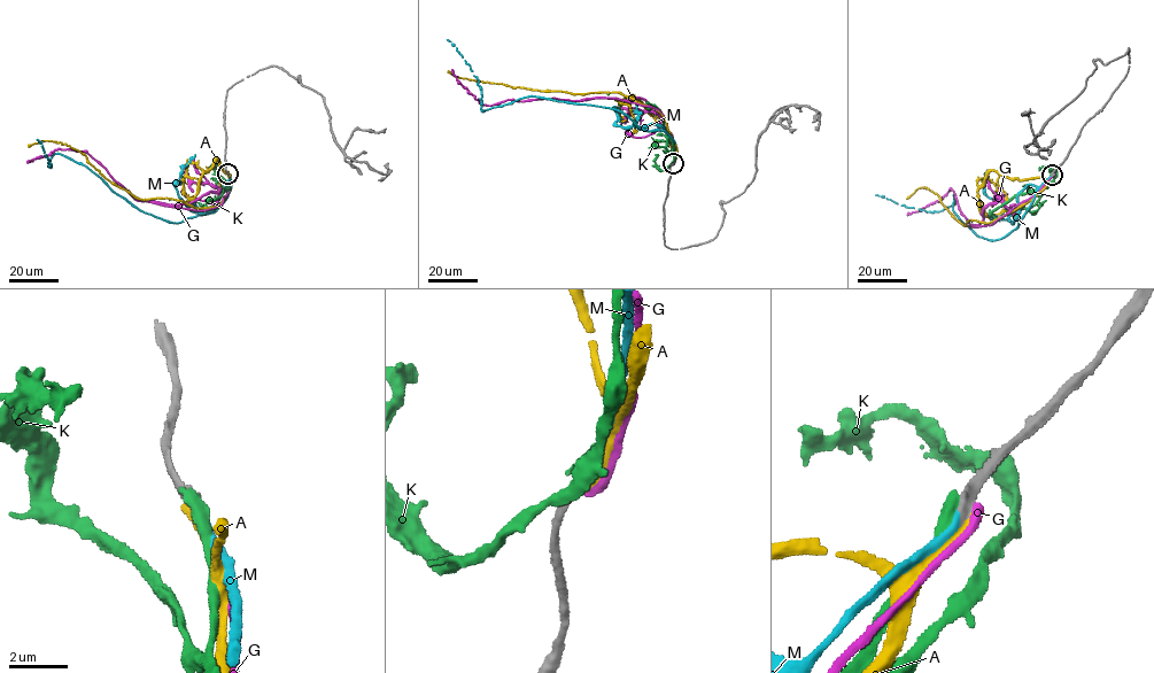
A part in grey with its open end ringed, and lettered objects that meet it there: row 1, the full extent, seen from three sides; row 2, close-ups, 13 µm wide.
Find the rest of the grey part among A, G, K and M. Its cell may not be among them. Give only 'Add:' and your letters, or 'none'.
Add: M

